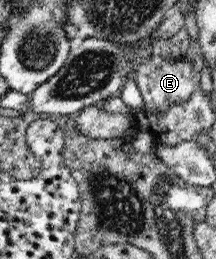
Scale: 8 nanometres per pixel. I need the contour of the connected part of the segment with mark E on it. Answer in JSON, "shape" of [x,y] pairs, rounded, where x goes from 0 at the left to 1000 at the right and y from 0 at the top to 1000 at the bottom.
{"shape":[[[718,205],[694,228],[657,239],[620,305],[648,344],[662,409],[690,417],[694,432],[722,432],[722,425],[778,417],[787,402],[843,402],[843,394],[861,394],[921,340],[926,282],[856,224],[778,239]]]}

